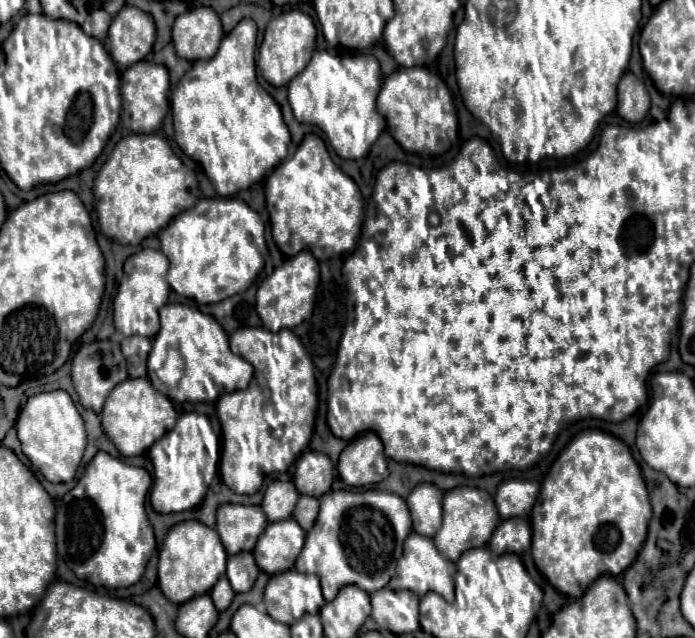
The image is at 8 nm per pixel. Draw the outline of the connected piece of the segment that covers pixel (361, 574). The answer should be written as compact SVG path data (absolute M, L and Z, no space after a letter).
M331 491L325 497L321 497L319 517L313 529L305 537L305 545L295 563L295 569L299 573L309 573L319 577L325 601L333 601L337 591L345 585L359 585L361 589L373 593L377 589L383 589L393 577L395 565L403 553L403 541L409 533L411 533L409 509L399 495L387 491L361 491L361 493Z

